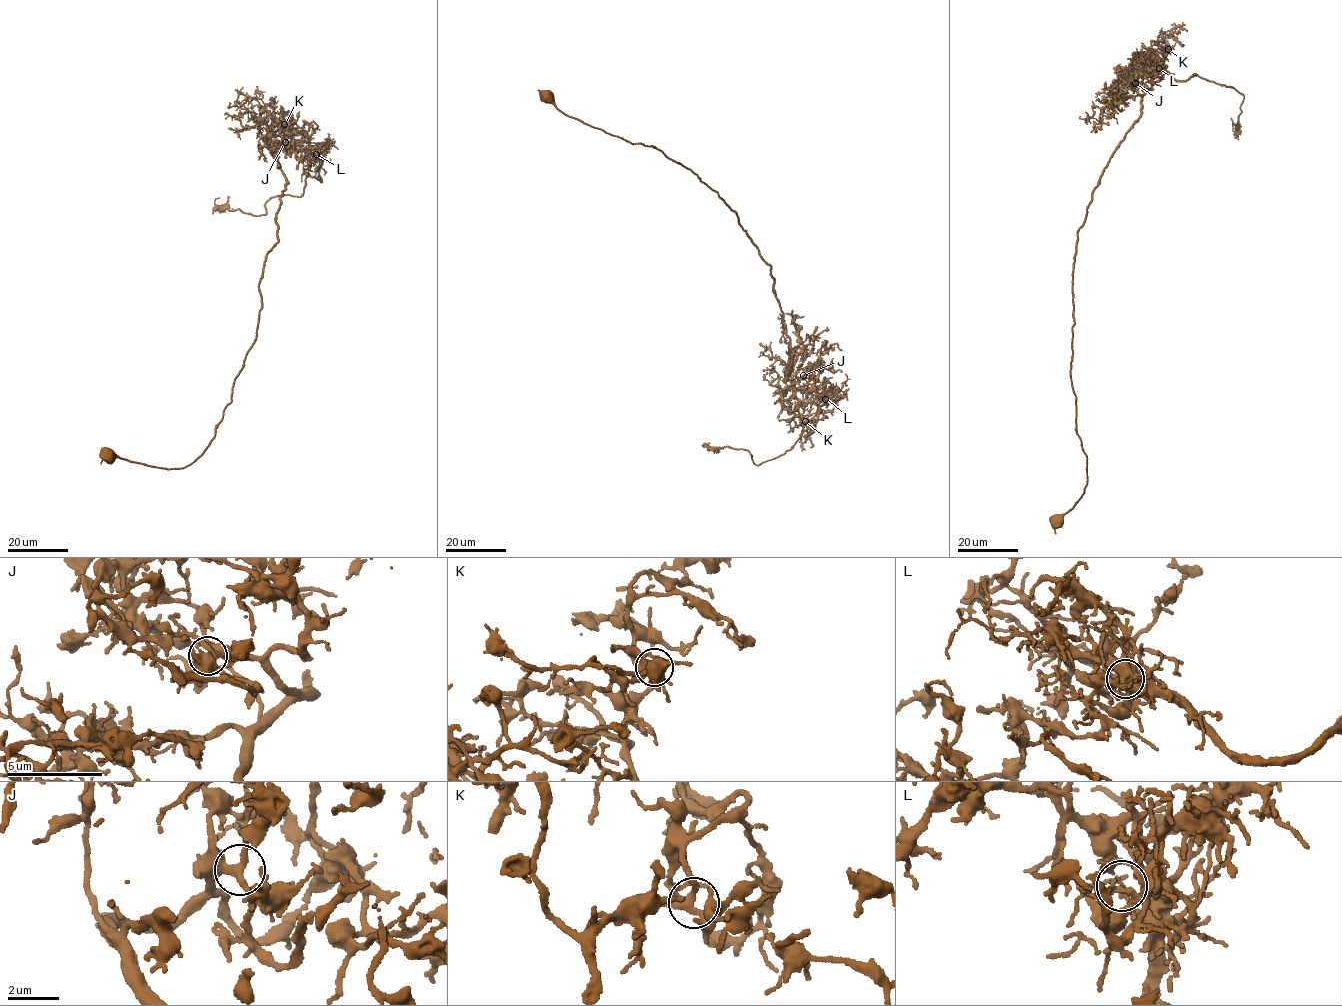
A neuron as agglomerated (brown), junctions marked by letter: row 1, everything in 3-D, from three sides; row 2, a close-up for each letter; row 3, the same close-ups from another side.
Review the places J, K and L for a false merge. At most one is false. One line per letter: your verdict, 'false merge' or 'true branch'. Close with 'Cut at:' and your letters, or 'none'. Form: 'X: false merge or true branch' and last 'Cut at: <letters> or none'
J: true branch
K: true branch
L: false merge
Cut at: L

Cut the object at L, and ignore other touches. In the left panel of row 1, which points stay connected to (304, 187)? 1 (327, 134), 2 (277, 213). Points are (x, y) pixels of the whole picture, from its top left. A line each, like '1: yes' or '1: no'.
1: yes
2: no

